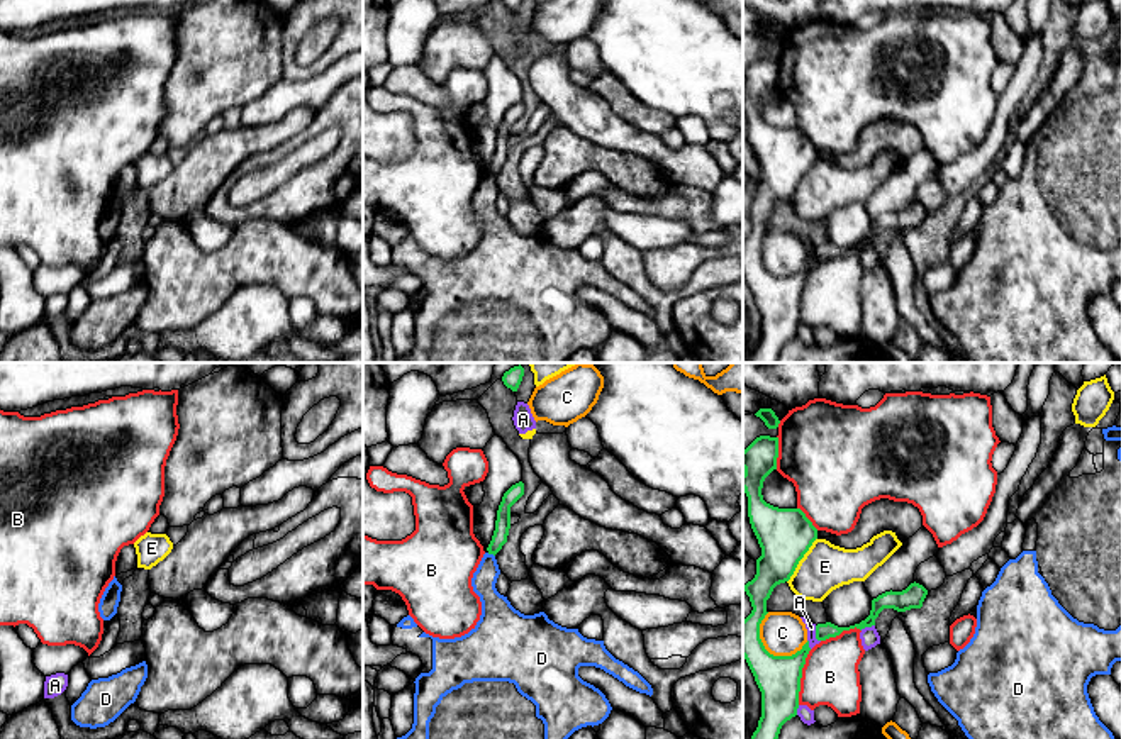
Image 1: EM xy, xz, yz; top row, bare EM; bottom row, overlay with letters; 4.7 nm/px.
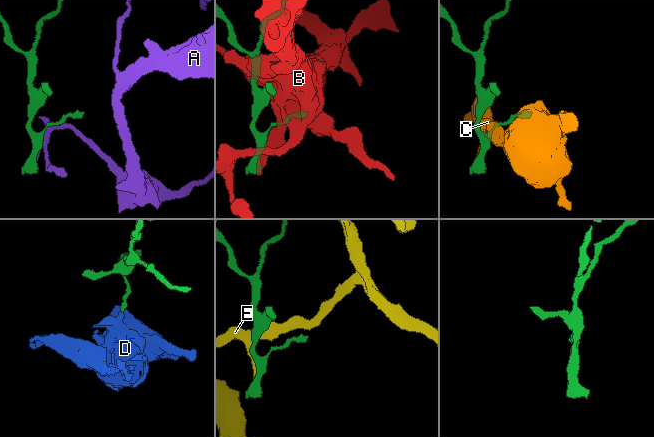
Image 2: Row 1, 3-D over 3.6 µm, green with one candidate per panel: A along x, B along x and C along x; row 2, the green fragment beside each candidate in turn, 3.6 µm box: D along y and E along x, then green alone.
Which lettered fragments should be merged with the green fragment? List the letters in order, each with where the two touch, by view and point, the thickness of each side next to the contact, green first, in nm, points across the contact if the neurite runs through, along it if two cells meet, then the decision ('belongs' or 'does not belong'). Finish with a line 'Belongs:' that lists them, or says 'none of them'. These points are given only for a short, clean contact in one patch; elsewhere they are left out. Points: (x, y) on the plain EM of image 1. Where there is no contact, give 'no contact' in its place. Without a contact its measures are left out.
A: contact yz (816, 255); calibres 80 and 50 nm; does not belong
B: contact yz (801, 297); calibres 200 and 280 nm; does not belong
C: contact yz (775, 277); calibres 200 and 200 nm; does not belong
D: contact xz (490, 173); calibres 80 and 130 nm; border xz (487, 173), (494, 177); does not belong
E: contact yz (801, 178); calibres 260 and 220 nm; does not belong
Belongs: none of them

